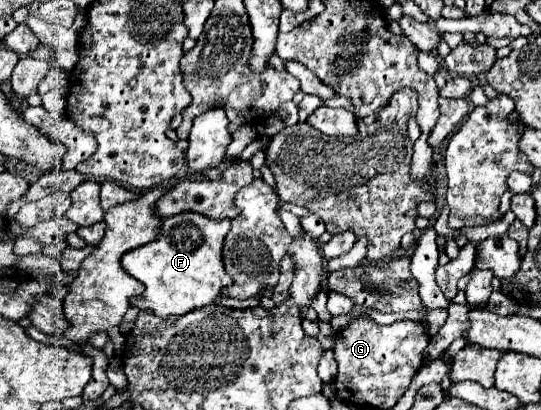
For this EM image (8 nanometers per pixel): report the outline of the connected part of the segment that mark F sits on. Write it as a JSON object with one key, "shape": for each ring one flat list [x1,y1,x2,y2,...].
{"shape":[[195,211,165,217,161,233,155,241,127,251,121,259,123,269,145,285,145,291,140,296,130,299,131,305,137,305,139,309,151,309,157,317,183,315,191,309,213,305,219,297,219,291,233,283,221,261,221,247,229,227,229,219,215,221]]}

